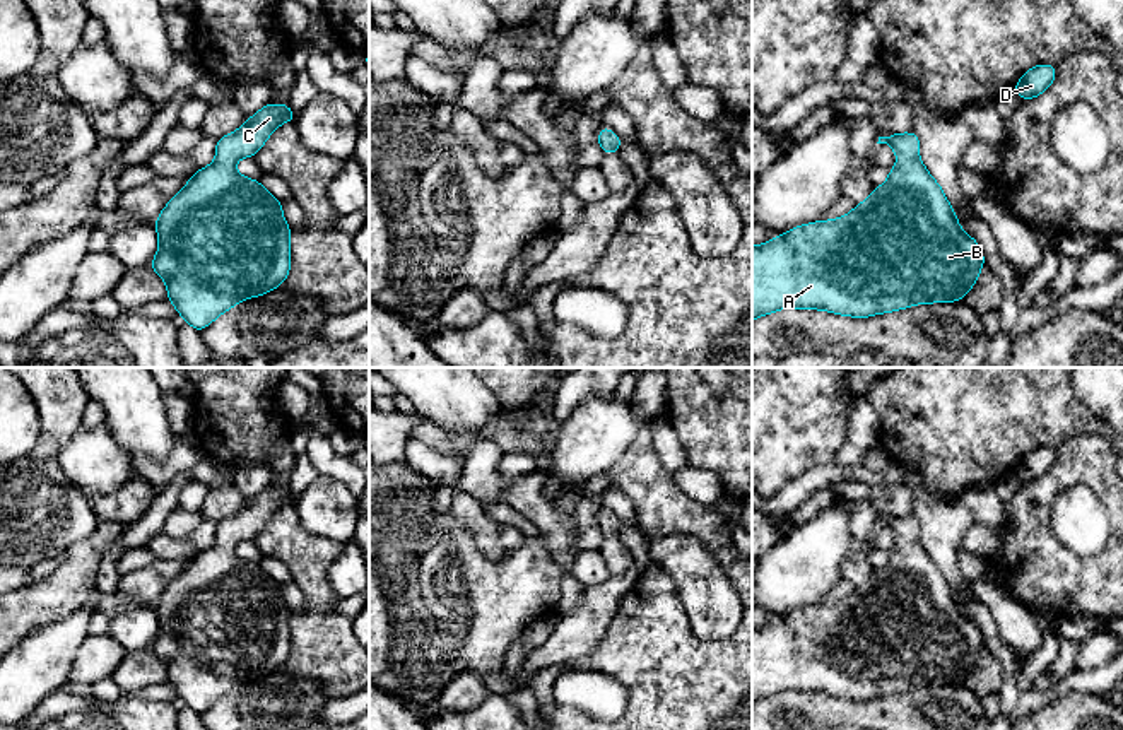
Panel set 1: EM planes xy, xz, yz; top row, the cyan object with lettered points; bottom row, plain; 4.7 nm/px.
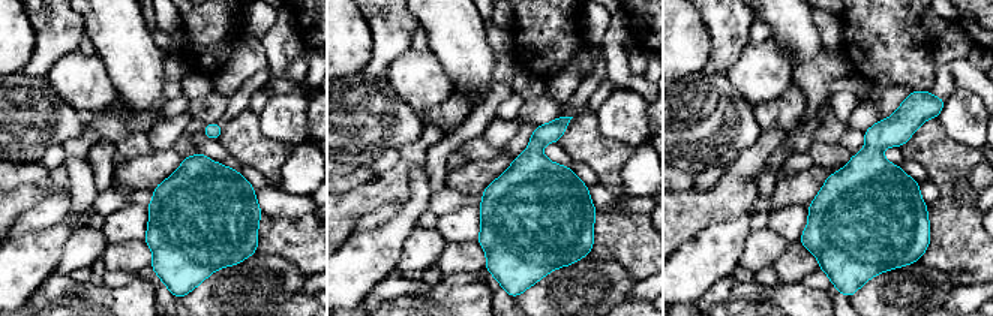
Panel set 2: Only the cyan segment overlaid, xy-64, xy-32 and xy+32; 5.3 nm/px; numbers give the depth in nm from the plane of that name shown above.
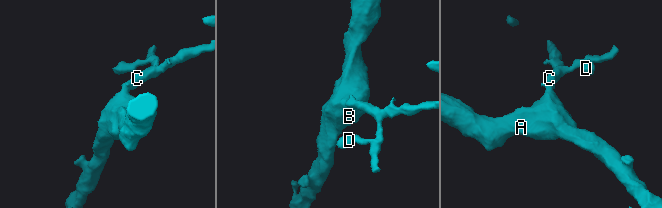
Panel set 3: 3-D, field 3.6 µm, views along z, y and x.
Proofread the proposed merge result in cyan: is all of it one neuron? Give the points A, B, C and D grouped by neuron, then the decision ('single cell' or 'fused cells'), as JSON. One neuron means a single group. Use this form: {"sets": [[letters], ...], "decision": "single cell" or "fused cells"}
{"sets": [["A", "B", "C", "D"]], "decision": "single cell"}

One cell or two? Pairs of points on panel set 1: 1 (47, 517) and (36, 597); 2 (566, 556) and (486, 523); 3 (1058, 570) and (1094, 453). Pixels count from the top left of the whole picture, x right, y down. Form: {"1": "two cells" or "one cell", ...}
{"1": "two cells", "2": "two cells", "3": "one cell"}

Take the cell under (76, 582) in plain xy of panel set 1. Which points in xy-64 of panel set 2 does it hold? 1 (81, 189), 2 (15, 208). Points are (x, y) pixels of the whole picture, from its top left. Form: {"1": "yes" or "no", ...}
{"1": "no", "2": "yes"}

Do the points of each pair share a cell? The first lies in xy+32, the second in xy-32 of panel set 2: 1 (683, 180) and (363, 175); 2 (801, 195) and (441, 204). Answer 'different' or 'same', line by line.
1: same
2: different

